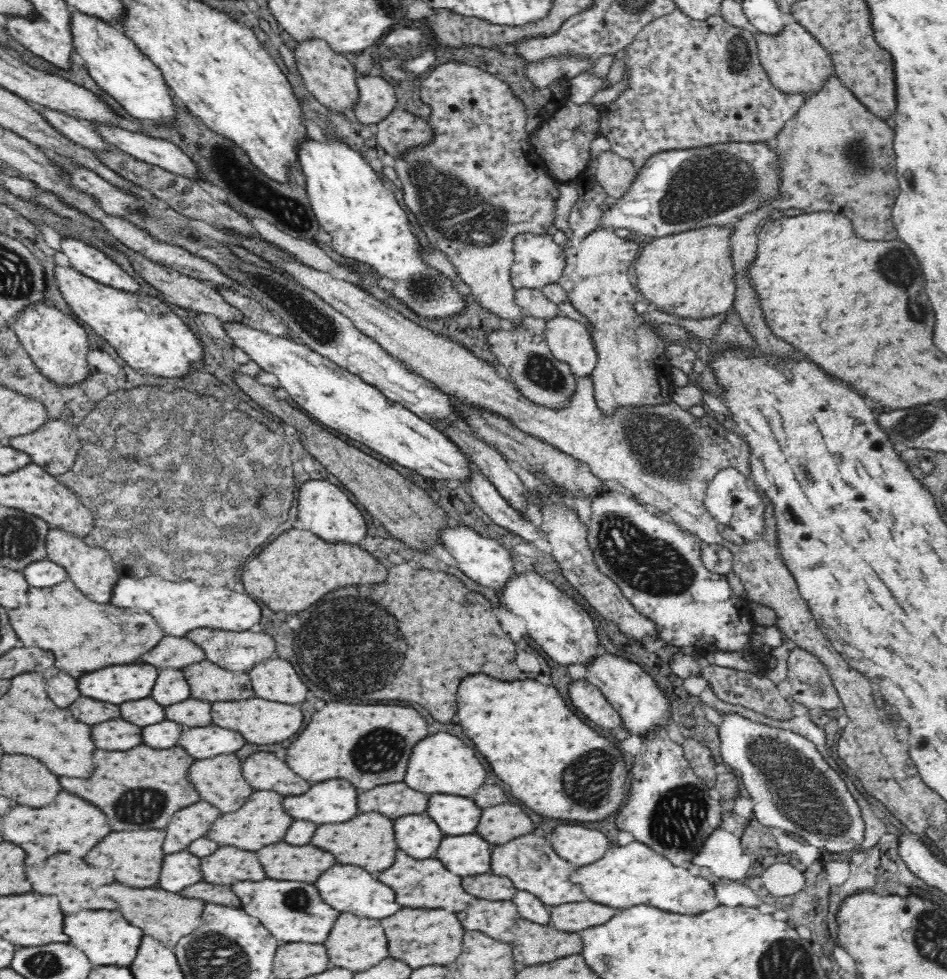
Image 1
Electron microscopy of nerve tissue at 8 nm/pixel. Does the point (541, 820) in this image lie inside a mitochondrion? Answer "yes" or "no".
no

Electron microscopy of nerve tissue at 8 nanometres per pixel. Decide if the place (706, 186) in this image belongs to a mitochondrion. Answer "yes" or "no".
yes

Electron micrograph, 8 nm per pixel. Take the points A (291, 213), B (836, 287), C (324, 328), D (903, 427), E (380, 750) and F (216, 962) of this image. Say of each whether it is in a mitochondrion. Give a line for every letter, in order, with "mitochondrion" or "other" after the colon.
A: mitochondrion
B: other
C: mitochondrion
D: mitochondrion
E: mitochondrion
F: mitochondrion

